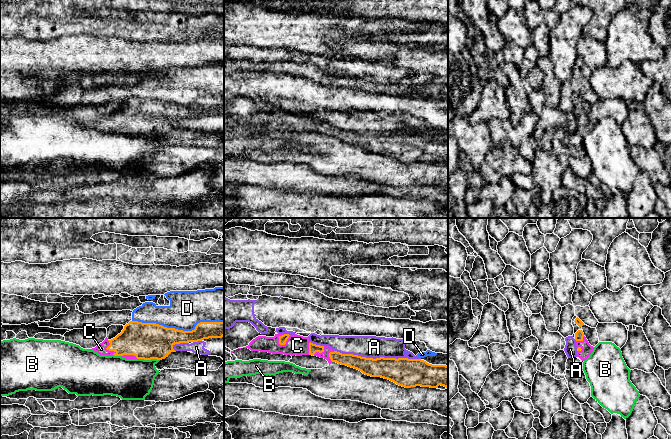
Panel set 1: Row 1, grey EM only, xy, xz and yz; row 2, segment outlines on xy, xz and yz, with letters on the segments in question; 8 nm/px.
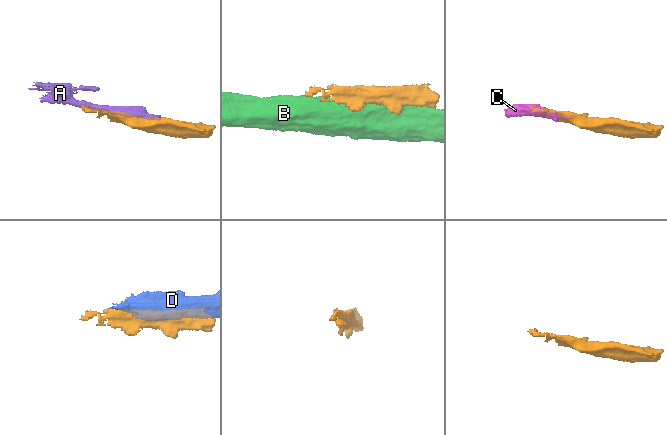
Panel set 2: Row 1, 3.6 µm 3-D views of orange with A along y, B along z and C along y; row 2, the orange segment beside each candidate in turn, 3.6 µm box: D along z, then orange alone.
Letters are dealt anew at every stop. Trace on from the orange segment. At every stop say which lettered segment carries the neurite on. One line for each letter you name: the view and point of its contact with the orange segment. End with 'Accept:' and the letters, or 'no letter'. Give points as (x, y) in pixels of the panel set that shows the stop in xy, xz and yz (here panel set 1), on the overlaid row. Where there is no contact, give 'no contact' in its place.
C: xz (285, 343)
Accept: C

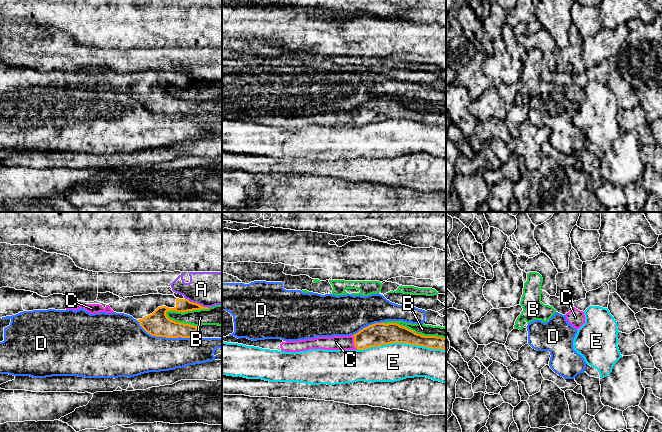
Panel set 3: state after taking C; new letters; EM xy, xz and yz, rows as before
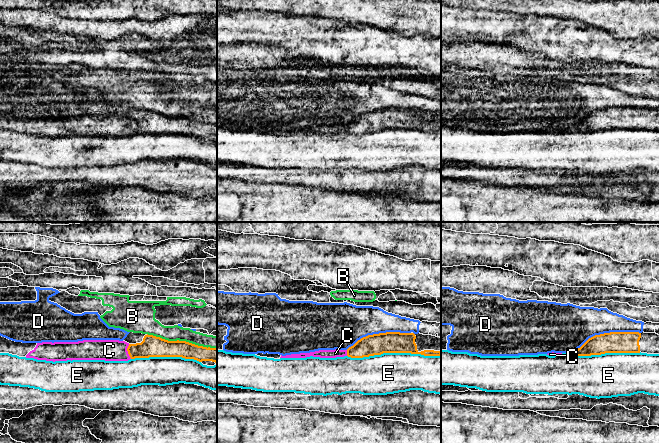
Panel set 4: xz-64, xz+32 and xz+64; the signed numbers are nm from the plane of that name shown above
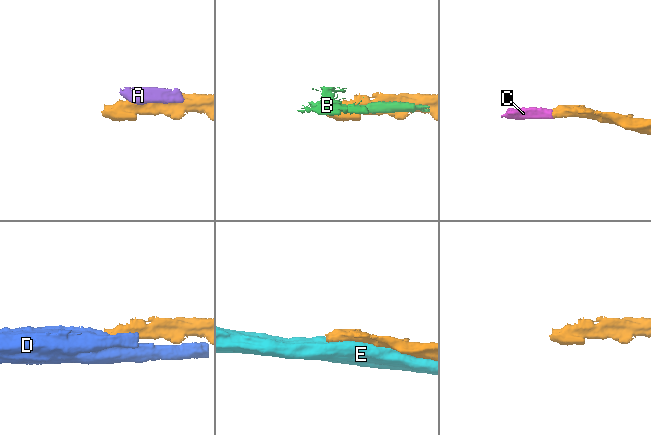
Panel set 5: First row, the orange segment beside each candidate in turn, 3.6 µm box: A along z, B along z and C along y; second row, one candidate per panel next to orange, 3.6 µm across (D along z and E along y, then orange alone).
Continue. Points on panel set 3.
C: xz (354, 342)
Accept: C

